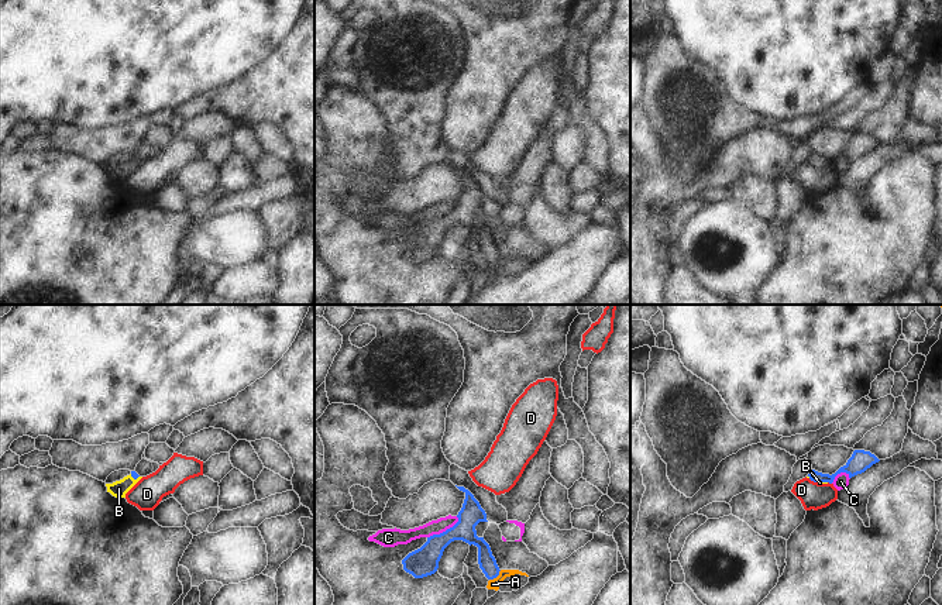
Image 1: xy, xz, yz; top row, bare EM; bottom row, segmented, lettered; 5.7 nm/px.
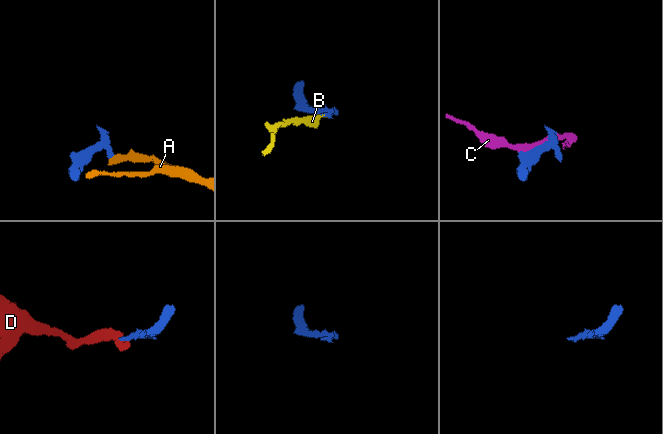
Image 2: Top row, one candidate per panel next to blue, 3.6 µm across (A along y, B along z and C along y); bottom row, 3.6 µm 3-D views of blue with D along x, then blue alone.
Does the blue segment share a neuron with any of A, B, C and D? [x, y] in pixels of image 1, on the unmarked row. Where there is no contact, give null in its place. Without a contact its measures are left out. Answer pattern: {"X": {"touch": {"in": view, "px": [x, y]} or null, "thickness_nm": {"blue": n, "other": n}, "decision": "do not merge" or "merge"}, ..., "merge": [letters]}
{"A": {"touch": {"in": "xz", "px": [495, 261]}, "thickness_nm": {"blue": 100, "other": 60}, "decision": "do not merge"}, "B": {"touch": {"in": "xy", "px": [134, 162]}, "thickness_nm": {"blue": 40, "other": 90}, "decision": "merge"}, "C": {"touch": {"in": "xz", "px": [443, 216]}, "thickness_nm": {"blue": 160, "other": 80}, "decision": "do not merge"}, "D": {"touch": {"in": "yz", "px": [814, 165]}, "thickness_nm": {"blue": 100, "other": 160}, "decision": "do not merge"}, "merge": ["B"]}

